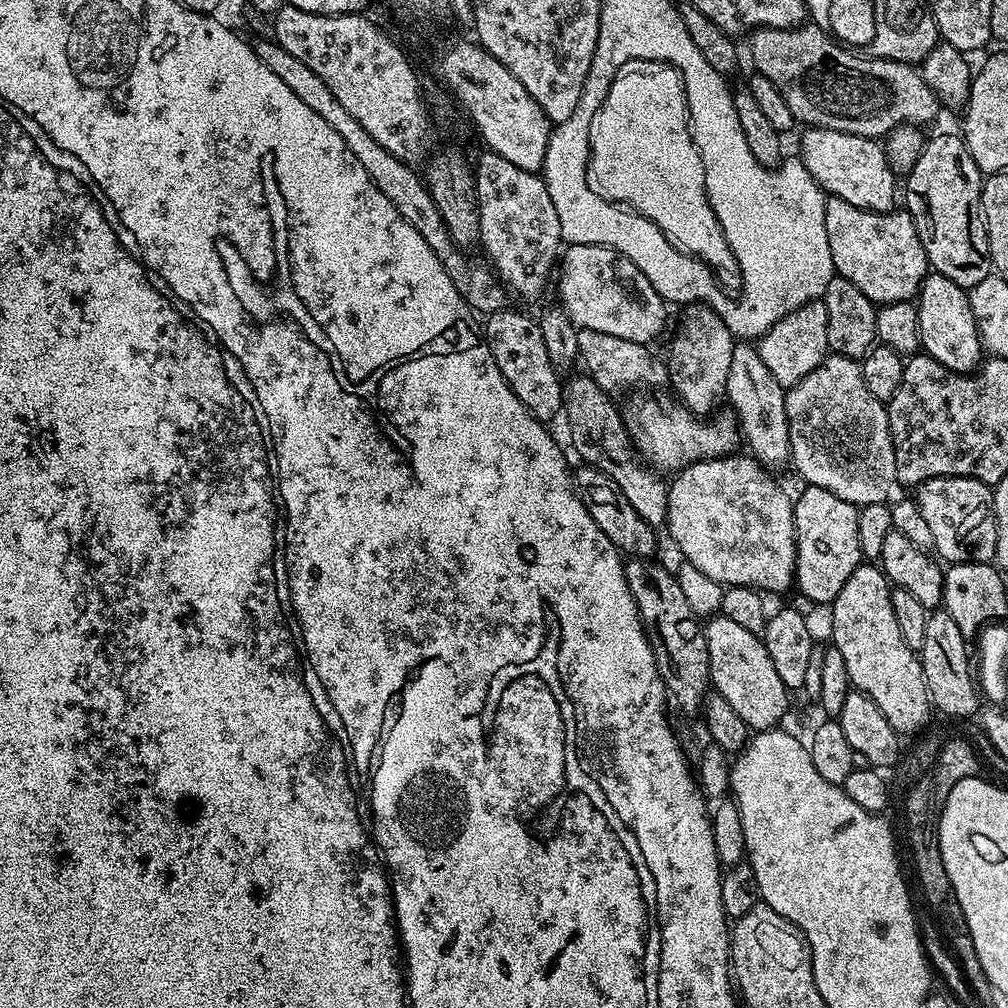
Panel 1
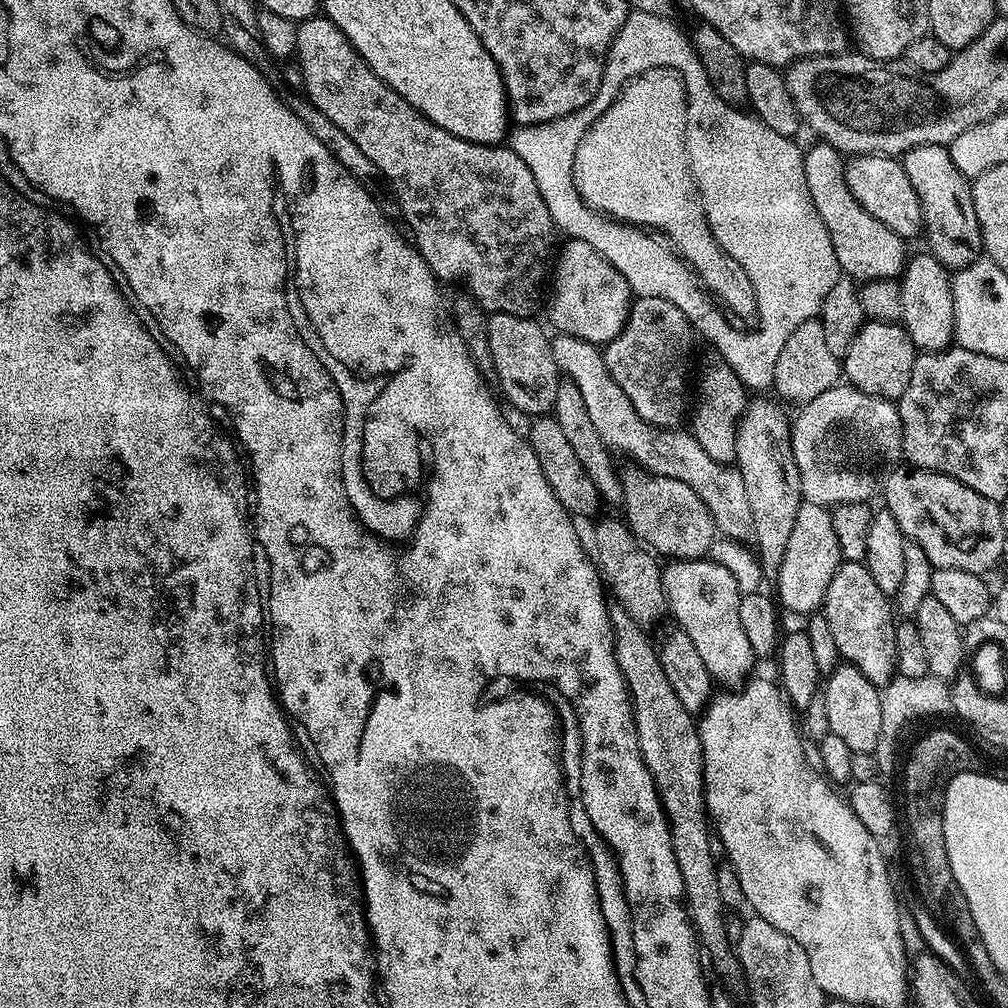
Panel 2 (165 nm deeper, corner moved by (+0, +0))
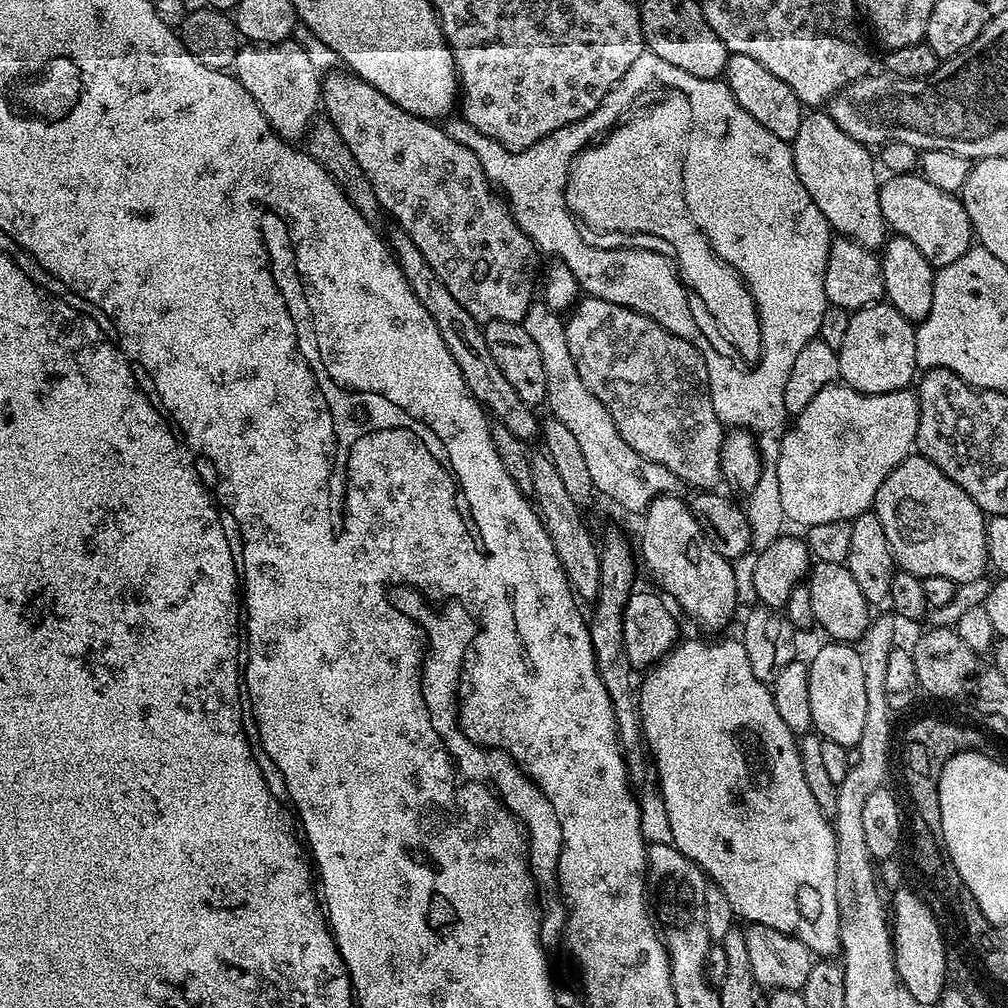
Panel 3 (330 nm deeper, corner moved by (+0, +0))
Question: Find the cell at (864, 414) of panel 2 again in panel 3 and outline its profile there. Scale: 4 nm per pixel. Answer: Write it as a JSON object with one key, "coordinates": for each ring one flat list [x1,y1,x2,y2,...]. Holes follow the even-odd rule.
{"coordinates":[[834,383,823,387,809,406,795,417,780,441,775,473,785,519,807,528,832,521,850,522,869,511,882,482,897,465,911,455,915,447,919,417,919,397,908,388,886,394,867,395,865,392,854,391,845,384]]}

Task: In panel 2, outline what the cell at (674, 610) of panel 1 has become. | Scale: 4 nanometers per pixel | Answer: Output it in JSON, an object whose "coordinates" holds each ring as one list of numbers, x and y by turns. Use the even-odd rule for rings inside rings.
{"coordinates":[[604,519,594,532,593,551,597,567,607,587,615,594,613,597,624,606,624,609,643,628,656,621,667,611,667,593,664,591,663,571,656,559,628,529,627,523,619,519]]}

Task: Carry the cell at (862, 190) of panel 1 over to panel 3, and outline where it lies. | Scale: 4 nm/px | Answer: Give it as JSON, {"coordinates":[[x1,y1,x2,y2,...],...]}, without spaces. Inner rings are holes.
{"coordinates":[[892,174,887,178,889,180,885,179,880,186,882,218,895,235,910,238,910,242,922,250,922,258,926,258,933,269,950,266,950,262,973,247,972,223,962,202,953,193,930,186,930,182,919,174]]}

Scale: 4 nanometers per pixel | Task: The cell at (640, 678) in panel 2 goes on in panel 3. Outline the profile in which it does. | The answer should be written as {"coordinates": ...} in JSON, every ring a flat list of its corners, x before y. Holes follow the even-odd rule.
{"coordinates":[[537,450,531,453,530,474,534,481,531,499,536,511,540,513,544,529,550,534,550,542,554,542,554,550,562,562,572,591,581,601,595,602,602,582,600,550,597,537,592,537,588,524,584,521,585,513,576,505,574,498,570,498,566,485,558,475,558,470,554,470,554,462,550,462,547,452]]}

